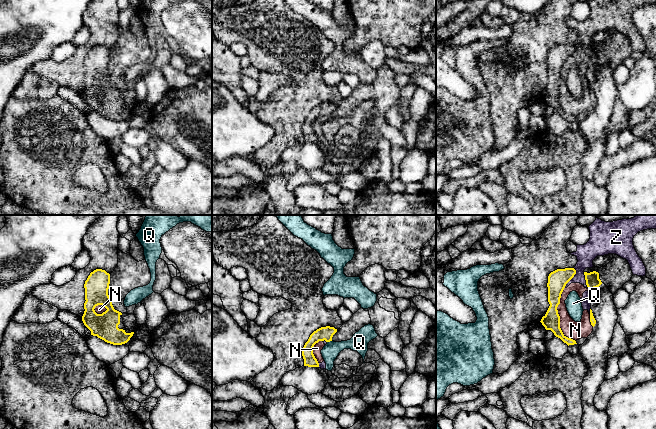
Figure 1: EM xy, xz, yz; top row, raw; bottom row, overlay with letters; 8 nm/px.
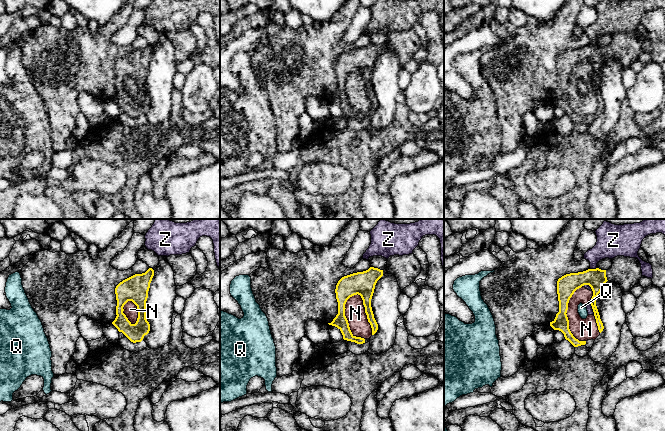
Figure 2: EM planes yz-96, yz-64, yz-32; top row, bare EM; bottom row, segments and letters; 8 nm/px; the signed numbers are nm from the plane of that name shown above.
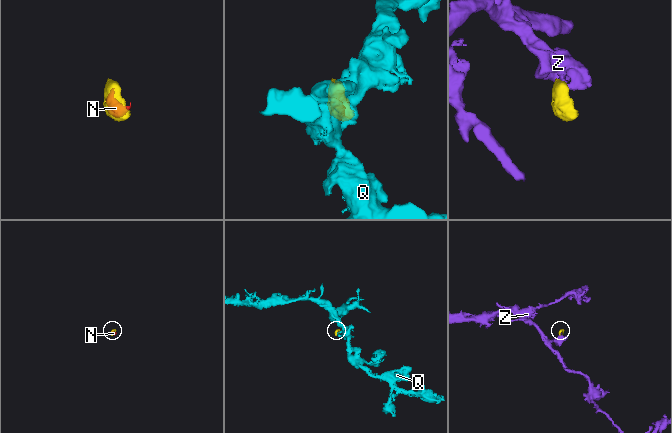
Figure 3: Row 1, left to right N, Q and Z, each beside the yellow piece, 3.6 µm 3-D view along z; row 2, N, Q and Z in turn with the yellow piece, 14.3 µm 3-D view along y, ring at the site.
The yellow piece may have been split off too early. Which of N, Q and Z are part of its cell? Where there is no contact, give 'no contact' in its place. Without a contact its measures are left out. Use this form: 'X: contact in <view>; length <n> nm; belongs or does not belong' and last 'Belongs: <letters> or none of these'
N: contact in yz; length 380 nm; does not belong
Q: contact in xz; length 40 nm; does not belong
Z: contact in yz; length 180 nm; does not belong
Belongs: none of these

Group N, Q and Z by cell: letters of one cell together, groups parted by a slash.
N Z / Q

